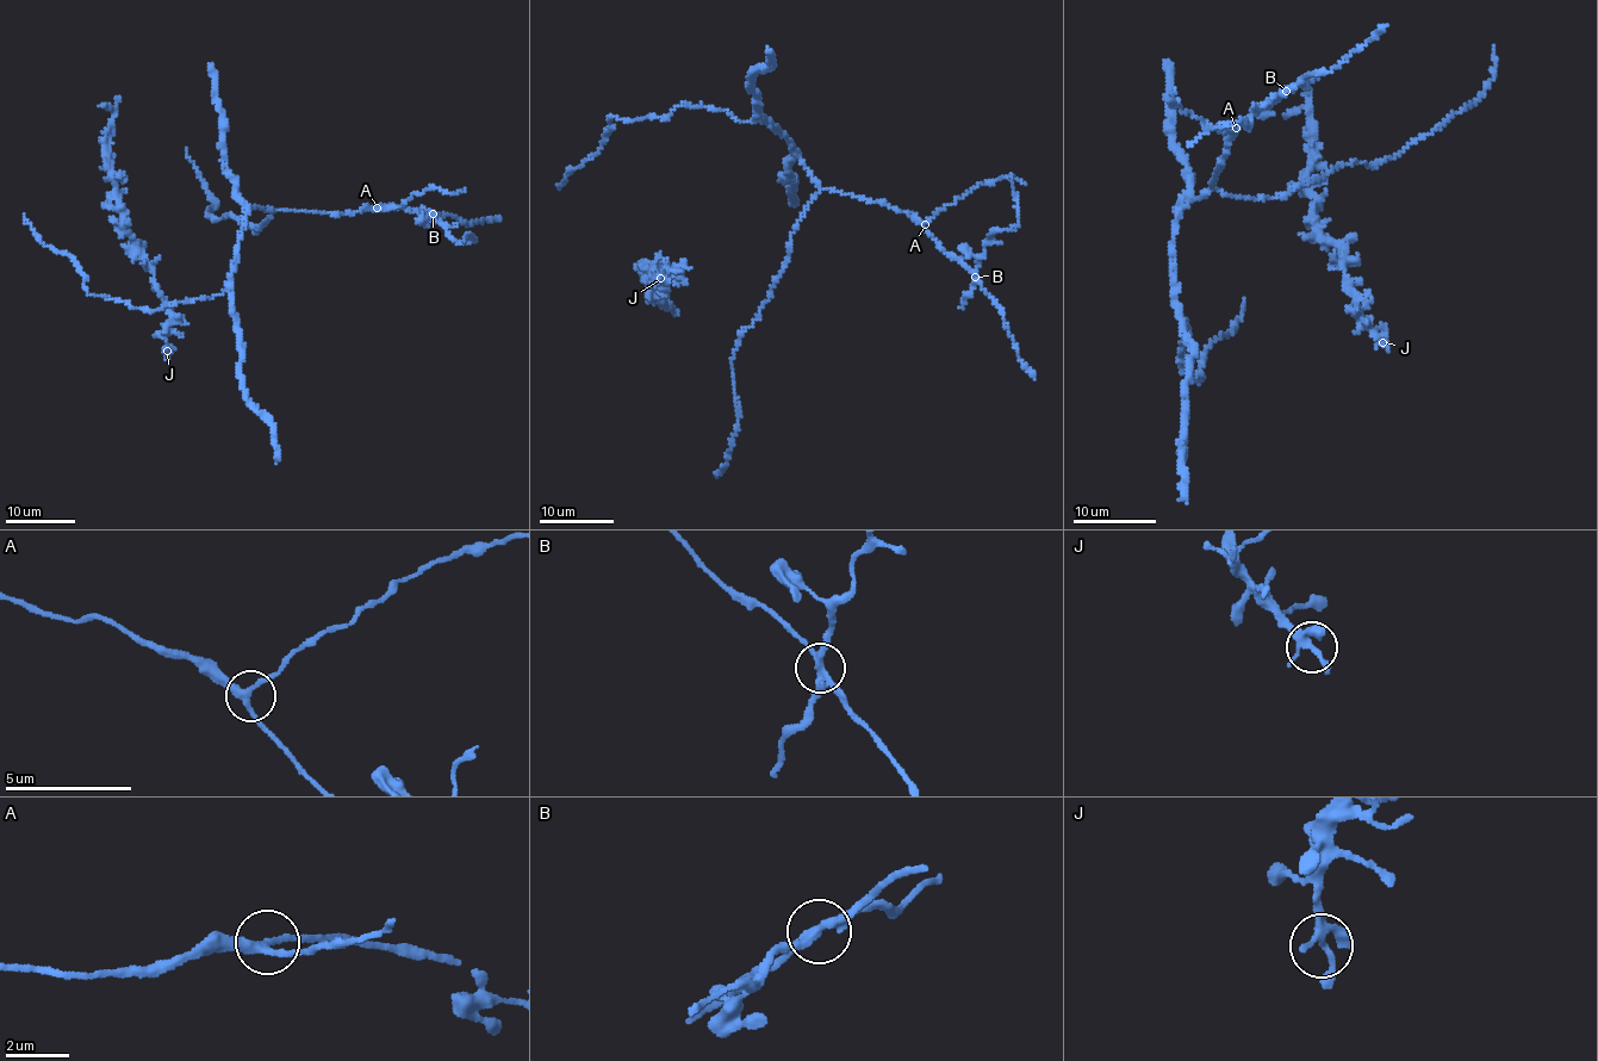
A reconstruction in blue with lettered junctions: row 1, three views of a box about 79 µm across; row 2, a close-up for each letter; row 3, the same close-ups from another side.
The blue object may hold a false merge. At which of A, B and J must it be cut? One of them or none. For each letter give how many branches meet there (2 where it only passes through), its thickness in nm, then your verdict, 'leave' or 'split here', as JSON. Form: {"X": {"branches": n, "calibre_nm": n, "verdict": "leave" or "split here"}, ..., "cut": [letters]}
{"A": {"branches": 3, "calibre_nm": 240, "verdict": "leave"}, "B": {"branches": 4, "calibre_nm": 280, "verdict": "split here"}, "J": {"branches": 4, "calibre_nm": 240, "verdict": "leave"}, "cut": ["B"]}

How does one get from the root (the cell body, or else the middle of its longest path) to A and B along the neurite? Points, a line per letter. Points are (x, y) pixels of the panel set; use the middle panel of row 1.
A: (819, 190), (833, 188), (874, 203), (884, 202), (925, 224)
B: (819, 190), (833, 188), (909, 212), (975, 275)

